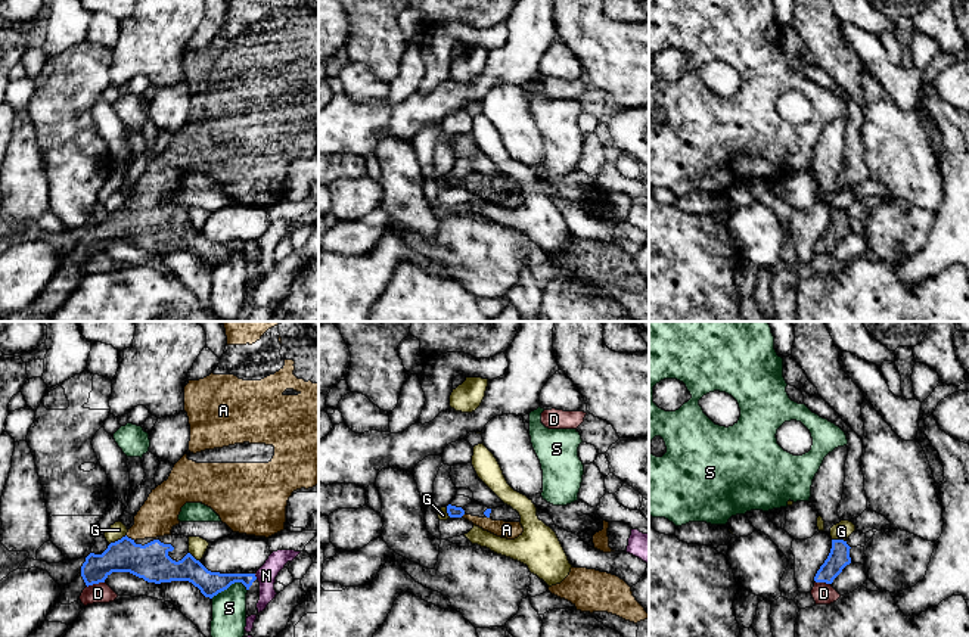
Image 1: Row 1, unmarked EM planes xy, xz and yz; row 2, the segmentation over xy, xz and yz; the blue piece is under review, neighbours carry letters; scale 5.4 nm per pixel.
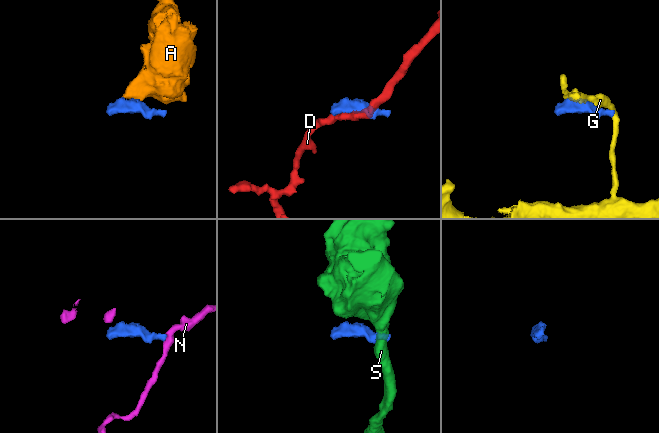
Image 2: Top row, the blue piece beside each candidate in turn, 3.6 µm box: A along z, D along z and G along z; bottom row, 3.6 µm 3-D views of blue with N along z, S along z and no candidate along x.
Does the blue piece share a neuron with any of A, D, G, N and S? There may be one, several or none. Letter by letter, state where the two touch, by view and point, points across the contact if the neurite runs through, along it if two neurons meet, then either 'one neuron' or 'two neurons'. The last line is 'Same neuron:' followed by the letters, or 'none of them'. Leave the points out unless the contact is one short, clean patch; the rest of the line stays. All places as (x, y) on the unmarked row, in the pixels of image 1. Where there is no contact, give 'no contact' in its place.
A: meets blue in xy at (130, 208); one neuron
D: meets blue in xy at (95, 252); border along xy (103, 251), (87, 257); two neurons
G: meets blue in xy at (118, 210); two neurons
N: meets blue in xy at (255, 246); border along xy (254, 244), (257, 248); two neurons
S: meets blue in xy at (229, 255); border along xy (247, 257), (241, 252), (232, 252), (211, 267); two neurons
Same neuron: A

